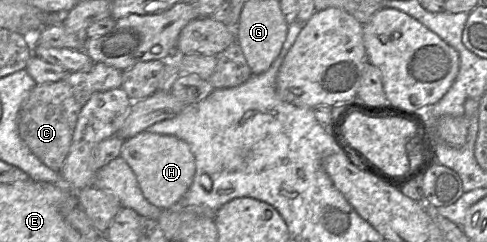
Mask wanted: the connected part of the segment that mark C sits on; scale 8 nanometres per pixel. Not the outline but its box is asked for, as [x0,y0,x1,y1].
[18,63,122,171]

